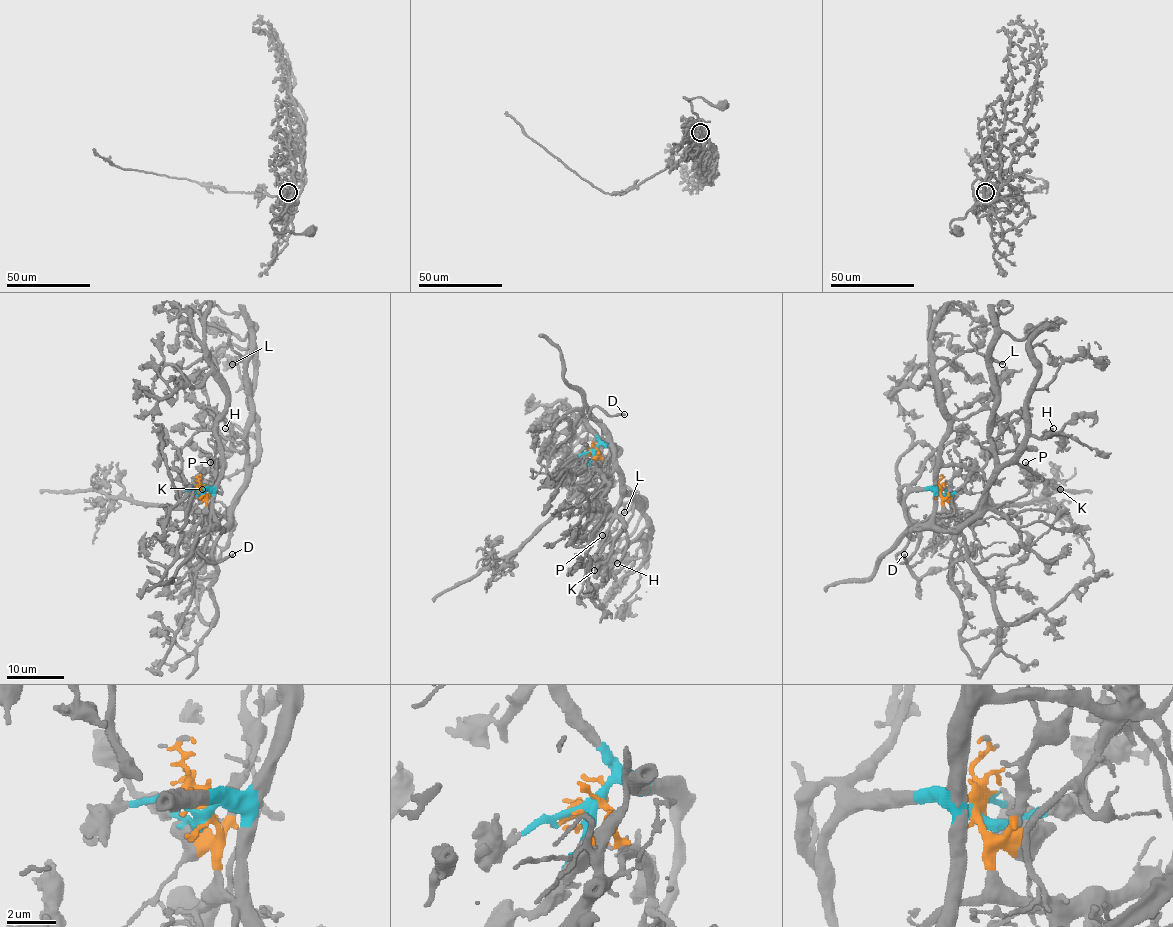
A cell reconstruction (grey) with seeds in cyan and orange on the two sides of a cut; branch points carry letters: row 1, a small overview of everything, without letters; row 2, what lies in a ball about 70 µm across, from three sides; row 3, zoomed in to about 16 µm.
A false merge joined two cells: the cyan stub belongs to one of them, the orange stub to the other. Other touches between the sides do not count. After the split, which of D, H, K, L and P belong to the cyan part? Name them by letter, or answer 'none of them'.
H, K, L, P

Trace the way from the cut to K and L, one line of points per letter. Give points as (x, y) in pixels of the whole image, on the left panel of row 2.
K: (200, 492), (213, 493), (215, 524), (221, 529), (254, 463), (231, 476), (212, 479), (202, 489)
L: (200, 492), (213, 493), (213, 521), (221, 529), (235, 508), (246, 469), (249, 399), (244, 363), (232, 364)

